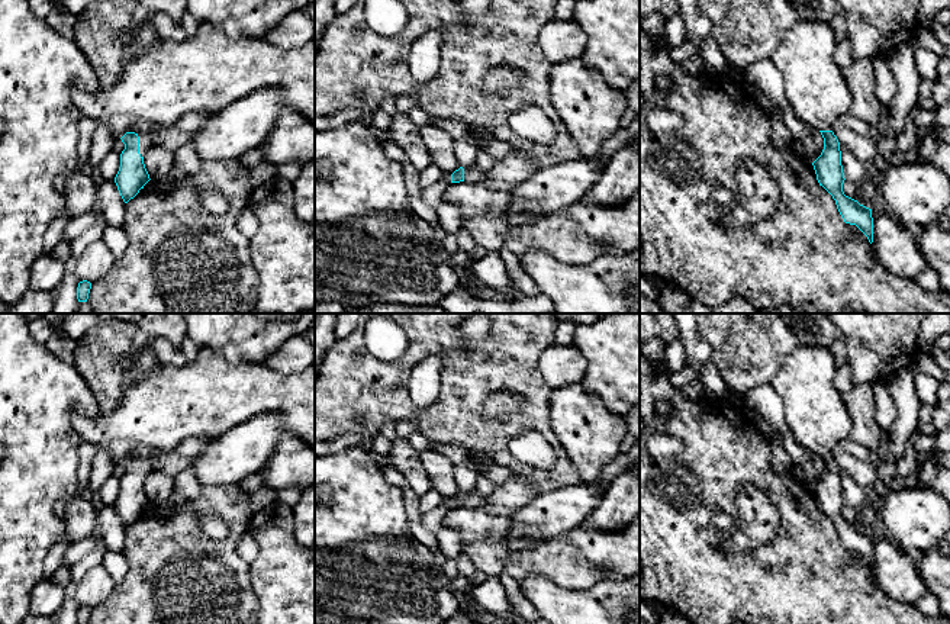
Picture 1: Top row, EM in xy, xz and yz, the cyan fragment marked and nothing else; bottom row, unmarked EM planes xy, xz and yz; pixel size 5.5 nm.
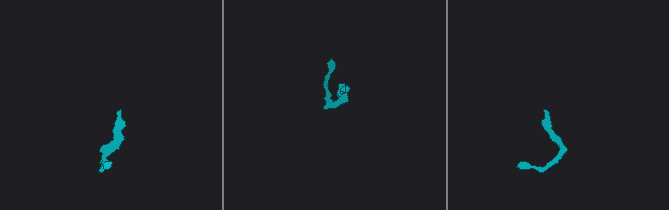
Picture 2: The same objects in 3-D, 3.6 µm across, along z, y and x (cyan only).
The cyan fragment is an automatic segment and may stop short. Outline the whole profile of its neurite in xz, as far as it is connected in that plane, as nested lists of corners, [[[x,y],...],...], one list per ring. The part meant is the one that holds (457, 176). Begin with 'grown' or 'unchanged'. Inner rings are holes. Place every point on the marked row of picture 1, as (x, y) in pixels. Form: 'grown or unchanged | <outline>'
grown | [[[477,165],[464,167],[464,168],[460,167],[453,174],[444,174],[444,177],[438,183],[424,189],[422,199],[426,205],[435,208],[444,202],[444,193],[450,184],[460,181],[466,183],[483,181],[486,177],[487,171],[483,171]]]

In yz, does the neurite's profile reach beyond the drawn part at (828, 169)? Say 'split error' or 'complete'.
split error

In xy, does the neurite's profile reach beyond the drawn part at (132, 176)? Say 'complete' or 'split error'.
split error

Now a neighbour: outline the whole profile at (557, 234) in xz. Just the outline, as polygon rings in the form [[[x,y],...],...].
[[[567,213],[535,218],[531,225],[509,226],[505,247],[522,258],[526,251],[540,250],[564,264],[587,264],[603,254],[603,245],[593,241]]]

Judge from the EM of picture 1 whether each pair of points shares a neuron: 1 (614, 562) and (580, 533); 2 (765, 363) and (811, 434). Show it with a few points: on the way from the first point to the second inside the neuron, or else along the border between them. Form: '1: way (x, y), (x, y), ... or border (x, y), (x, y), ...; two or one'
1: way (605, 553), (588, 542); one
2: border (795, 349), (785, 357), (769, 382); two

